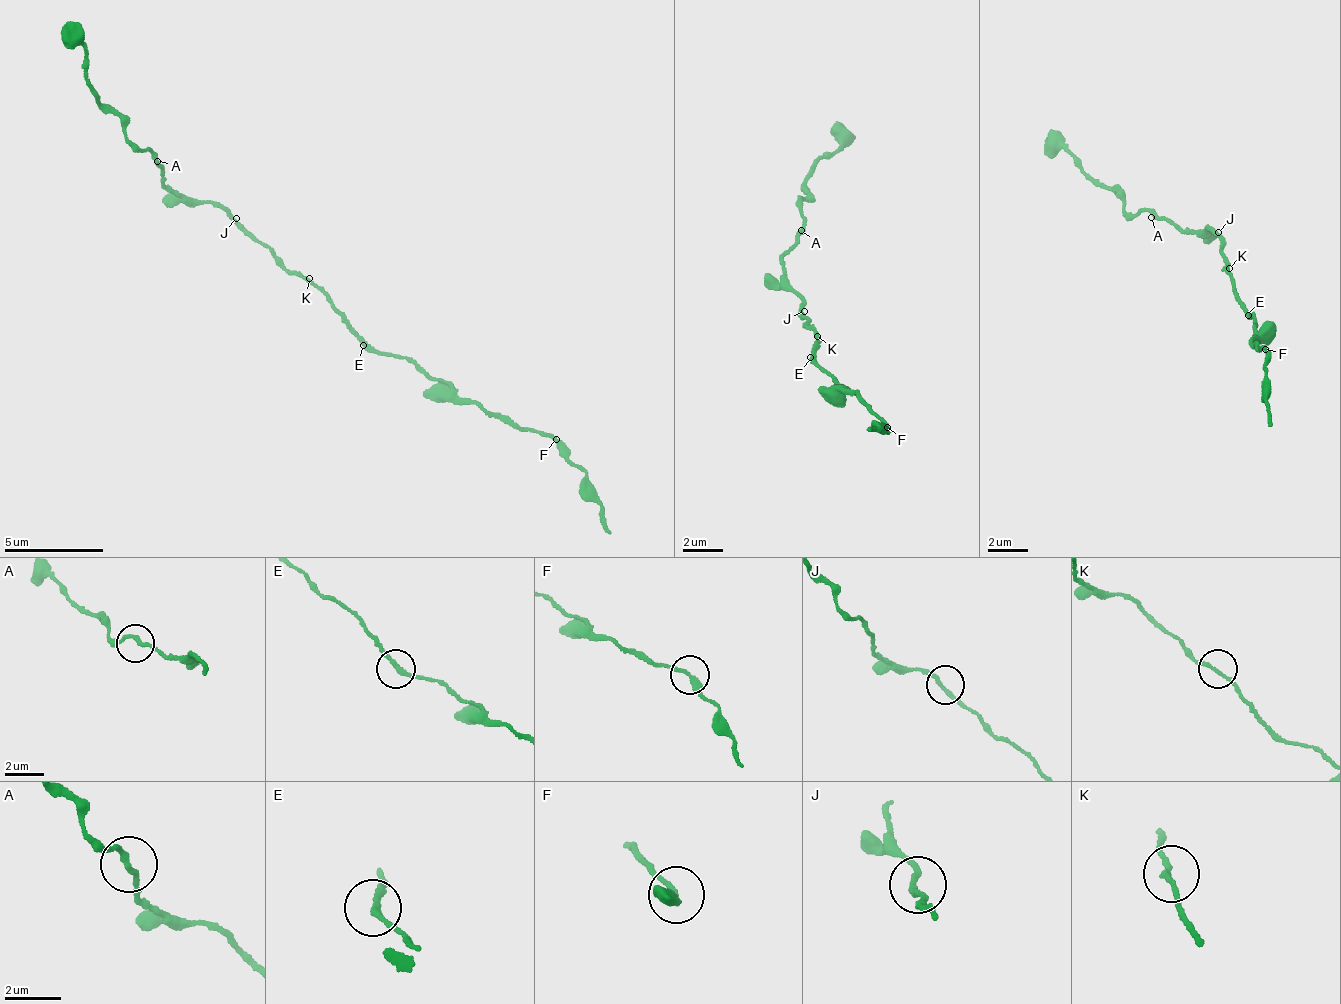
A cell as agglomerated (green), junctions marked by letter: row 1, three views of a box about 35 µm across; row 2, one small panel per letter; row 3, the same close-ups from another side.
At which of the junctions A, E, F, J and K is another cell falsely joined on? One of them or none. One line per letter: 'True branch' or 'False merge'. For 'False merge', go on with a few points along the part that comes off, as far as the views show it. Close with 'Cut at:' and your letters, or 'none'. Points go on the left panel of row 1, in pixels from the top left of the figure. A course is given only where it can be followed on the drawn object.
A: True branch
E: True branch
F: True branch
J: True branch
K: True branch
Cut at: none

